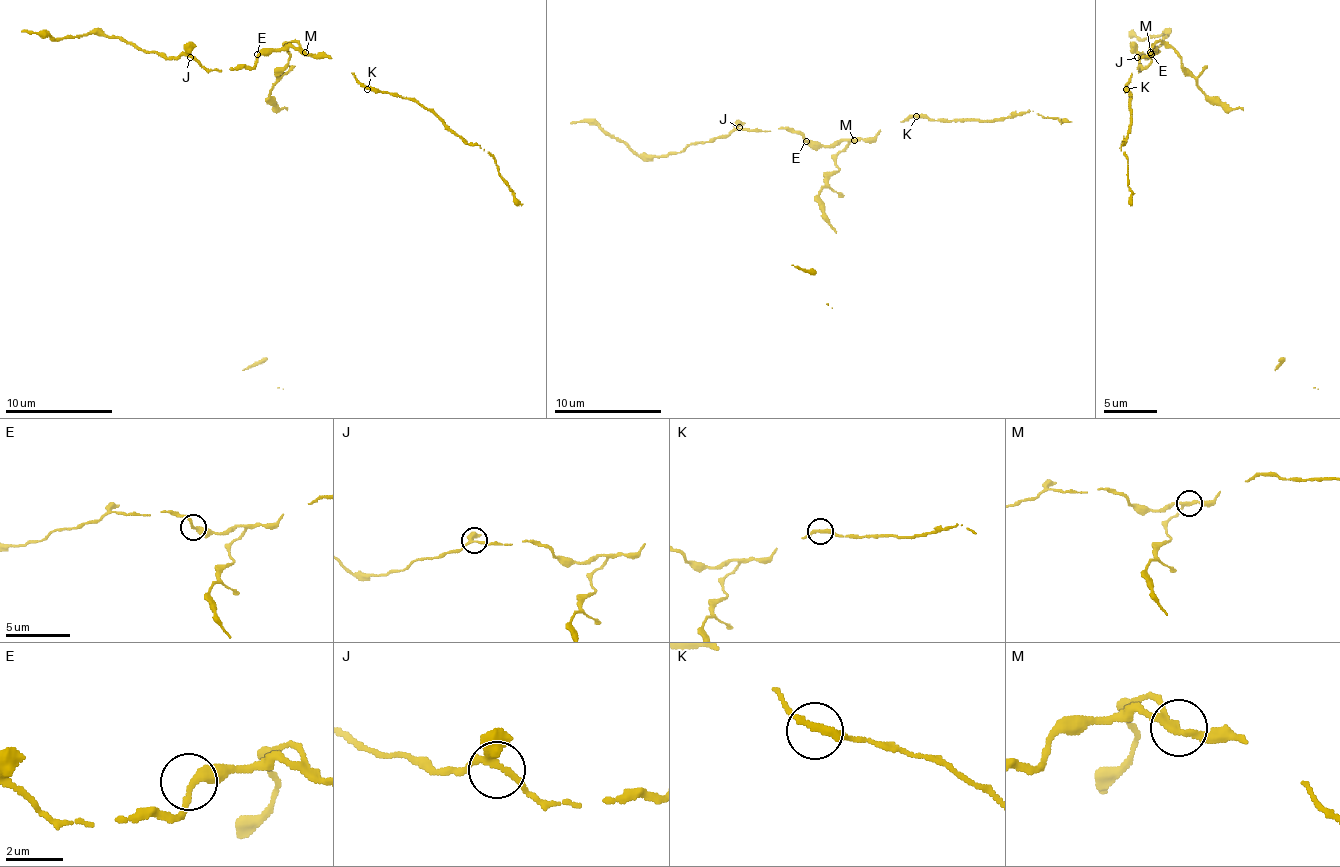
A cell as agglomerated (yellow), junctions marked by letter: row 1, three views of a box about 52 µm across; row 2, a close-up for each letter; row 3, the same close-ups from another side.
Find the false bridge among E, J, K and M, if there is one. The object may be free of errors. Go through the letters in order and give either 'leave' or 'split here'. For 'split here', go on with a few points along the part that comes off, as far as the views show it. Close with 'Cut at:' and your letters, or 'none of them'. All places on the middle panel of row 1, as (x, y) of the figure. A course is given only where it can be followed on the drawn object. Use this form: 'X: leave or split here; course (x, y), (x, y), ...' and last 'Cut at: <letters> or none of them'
E: leave
J: leave
K: leave
M: split here; course (854, 141), (835, 160), (838, 170), (819, 194), (819, 208), (835, 232)
Cut at: M

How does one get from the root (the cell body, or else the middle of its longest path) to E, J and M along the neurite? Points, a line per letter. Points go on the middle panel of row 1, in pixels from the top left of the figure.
E: (835, 173), (838, 170), (835, 157), (846, 144), (835, 141), (827, 146), (811, 146), (806, 141)
J: (835, 173), (835, 157), (846, 146), (843, 141), (814, 146), (784, 127), (739, 127)
M: (835, 173), (838, 170), (835, 157), (854, 141)

